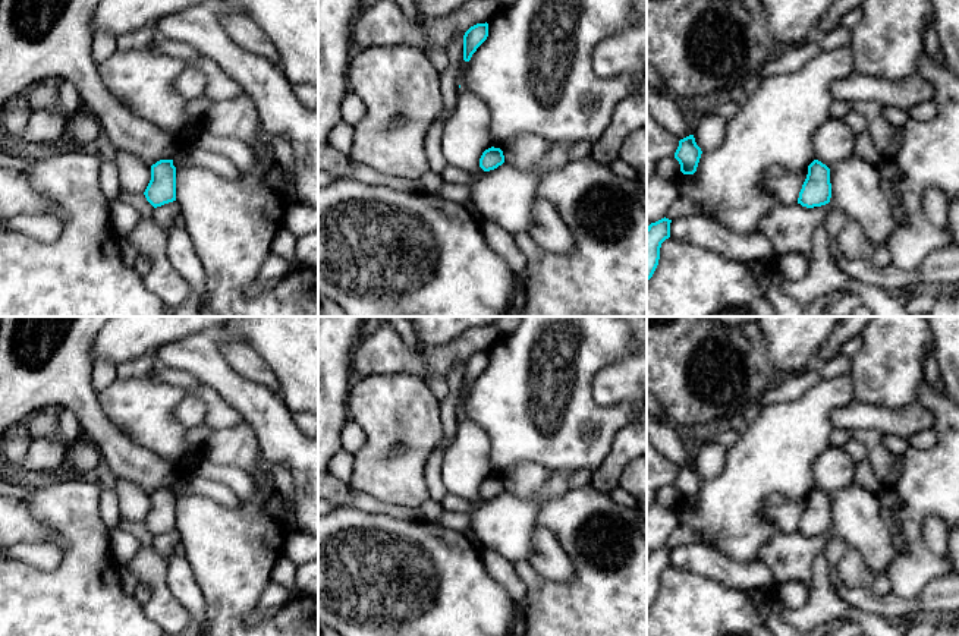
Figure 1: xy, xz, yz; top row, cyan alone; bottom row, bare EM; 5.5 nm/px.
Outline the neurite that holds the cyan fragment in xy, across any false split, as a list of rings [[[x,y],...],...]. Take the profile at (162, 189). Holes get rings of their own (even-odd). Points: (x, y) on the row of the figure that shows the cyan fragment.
[[[160,160],[151,166],[151,180],[144,195],[154,208],[176,201],[176,167],[173,160]]]

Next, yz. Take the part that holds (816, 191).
[[[818,160],[808,166],[808,174],[799,192],[798,204],[806,208],[821,207],[830,202],[830,169]]]

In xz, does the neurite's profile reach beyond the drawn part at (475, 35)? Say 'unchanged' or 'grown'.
unchanged

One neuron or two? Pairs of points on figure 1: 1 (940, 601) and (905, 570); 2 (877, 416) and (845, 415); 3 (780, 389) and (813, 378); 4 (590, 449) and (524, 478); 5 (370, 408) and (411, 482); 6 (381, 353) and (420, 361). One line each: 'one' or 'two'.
1: two
2: one
3: one
4: two
5: one
6: one

